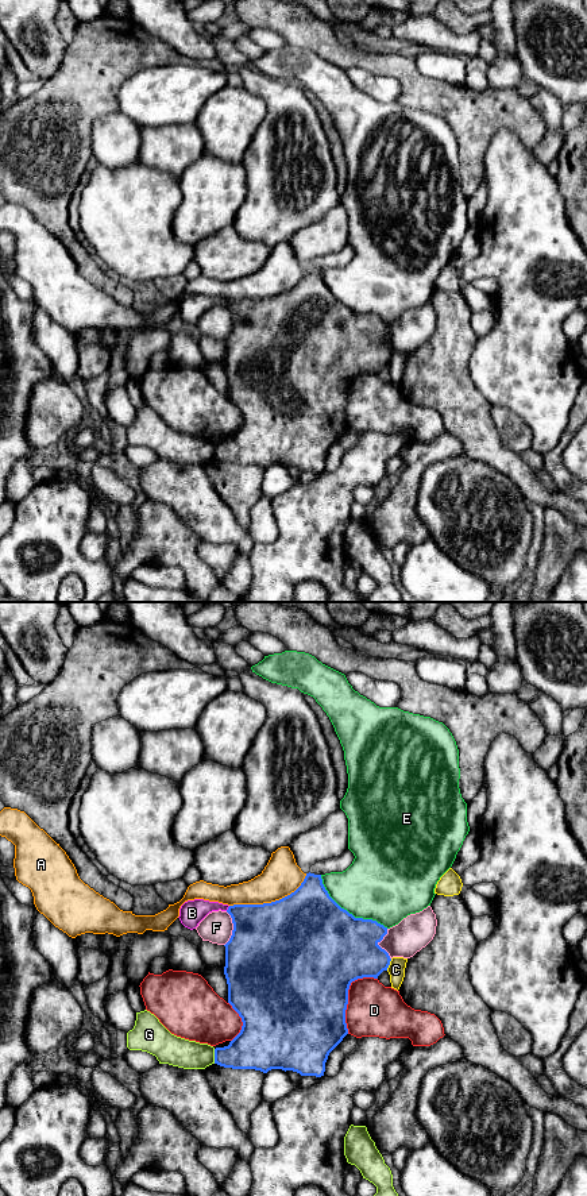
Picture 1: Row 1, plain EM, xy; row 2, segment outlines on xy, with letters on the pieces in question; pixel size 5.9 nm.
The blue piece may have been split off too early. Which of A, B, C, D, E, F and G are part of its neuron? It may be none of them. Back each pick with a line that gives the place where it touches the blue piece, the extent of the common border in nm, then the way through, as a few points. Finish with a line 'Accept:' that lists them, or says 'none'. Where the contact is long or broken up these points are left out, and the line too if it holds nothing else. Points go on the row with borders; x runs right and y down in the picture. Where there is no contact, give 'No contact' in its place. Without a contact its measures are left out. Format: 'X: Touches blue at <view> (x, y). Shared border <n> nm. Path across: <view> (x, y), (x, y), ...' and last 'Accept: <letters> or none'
Accept: none

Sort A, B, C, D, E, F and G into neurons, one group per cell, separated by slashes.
A / B E / C / D / F / G

